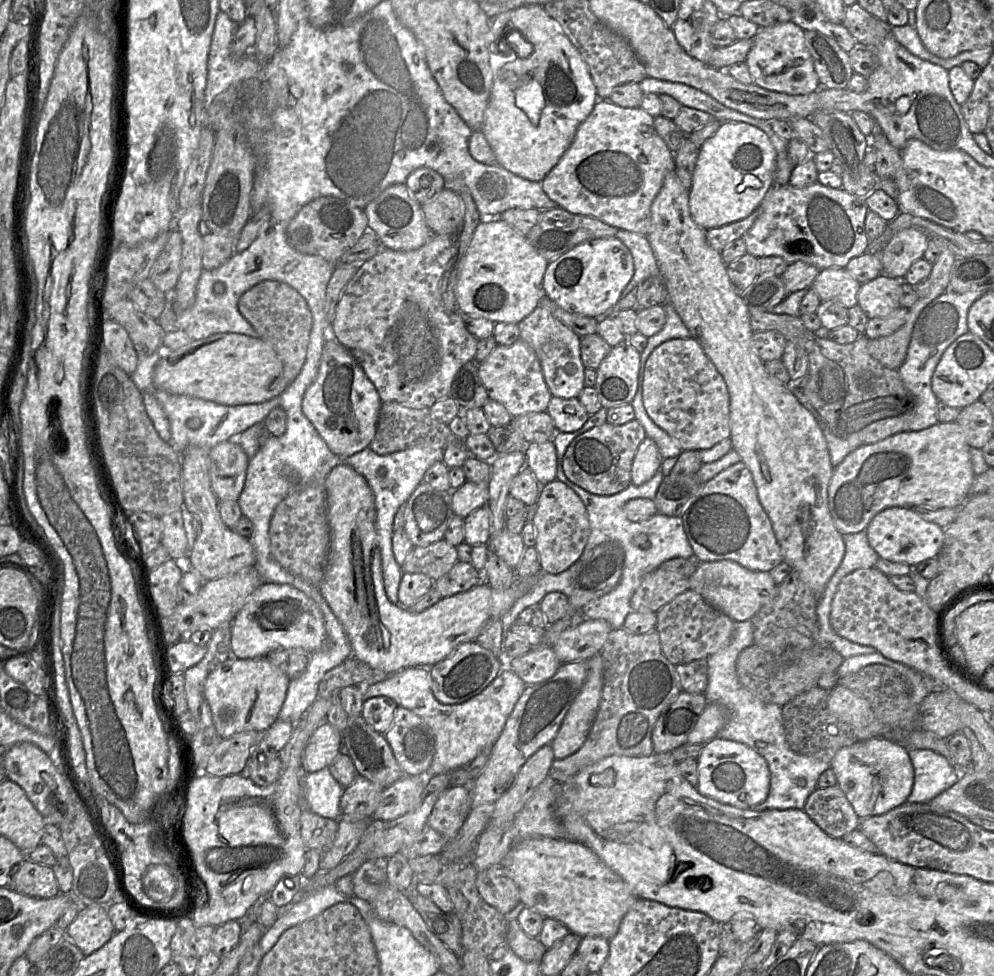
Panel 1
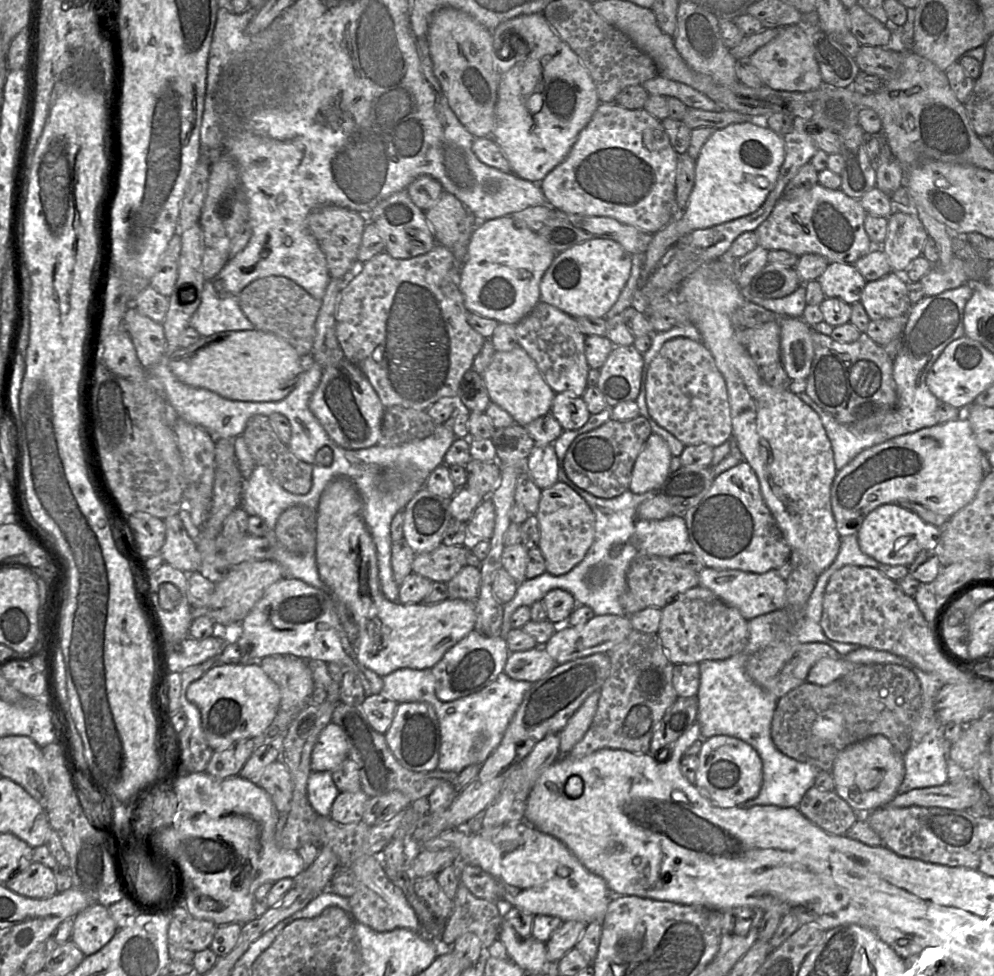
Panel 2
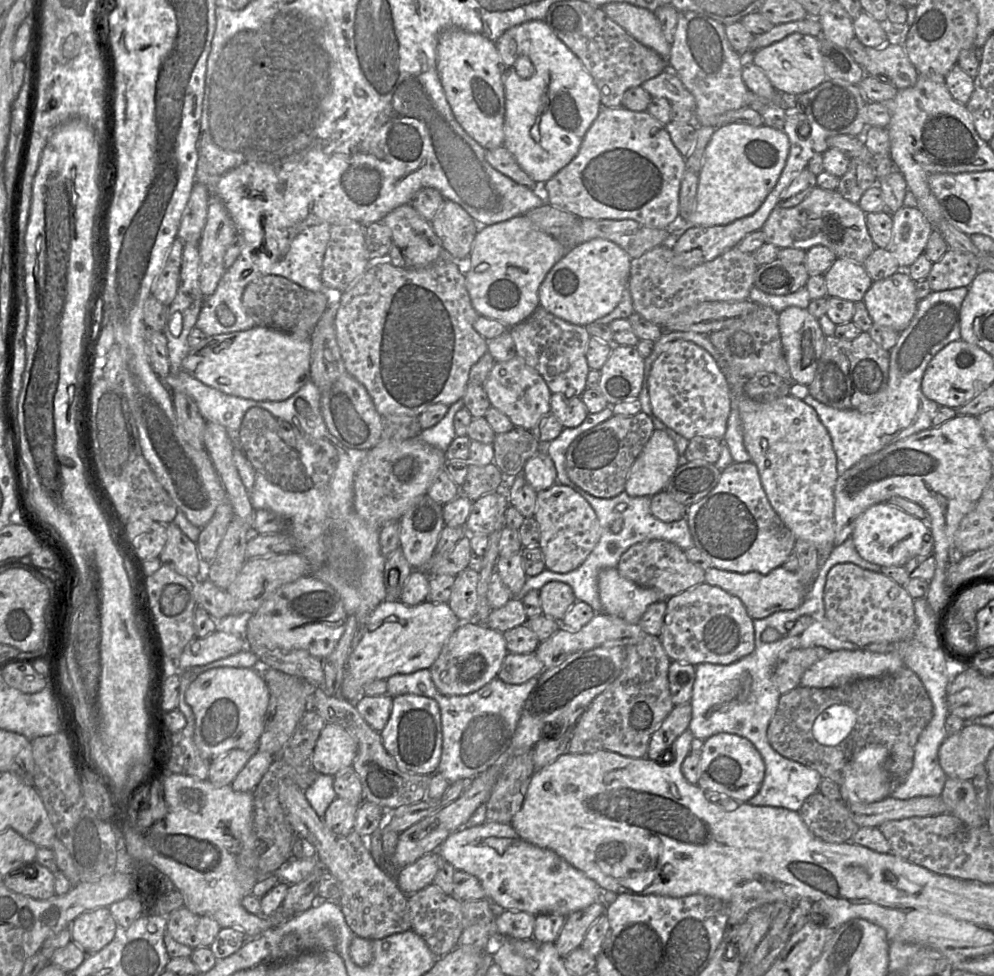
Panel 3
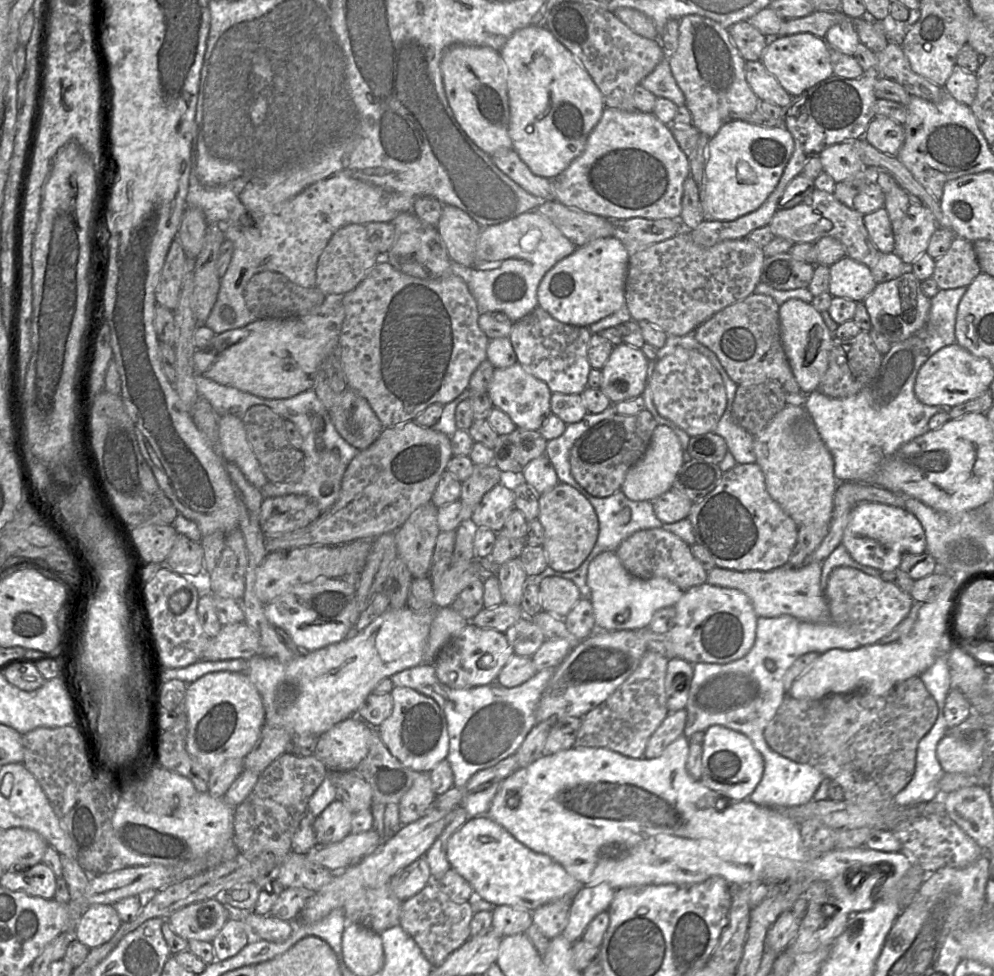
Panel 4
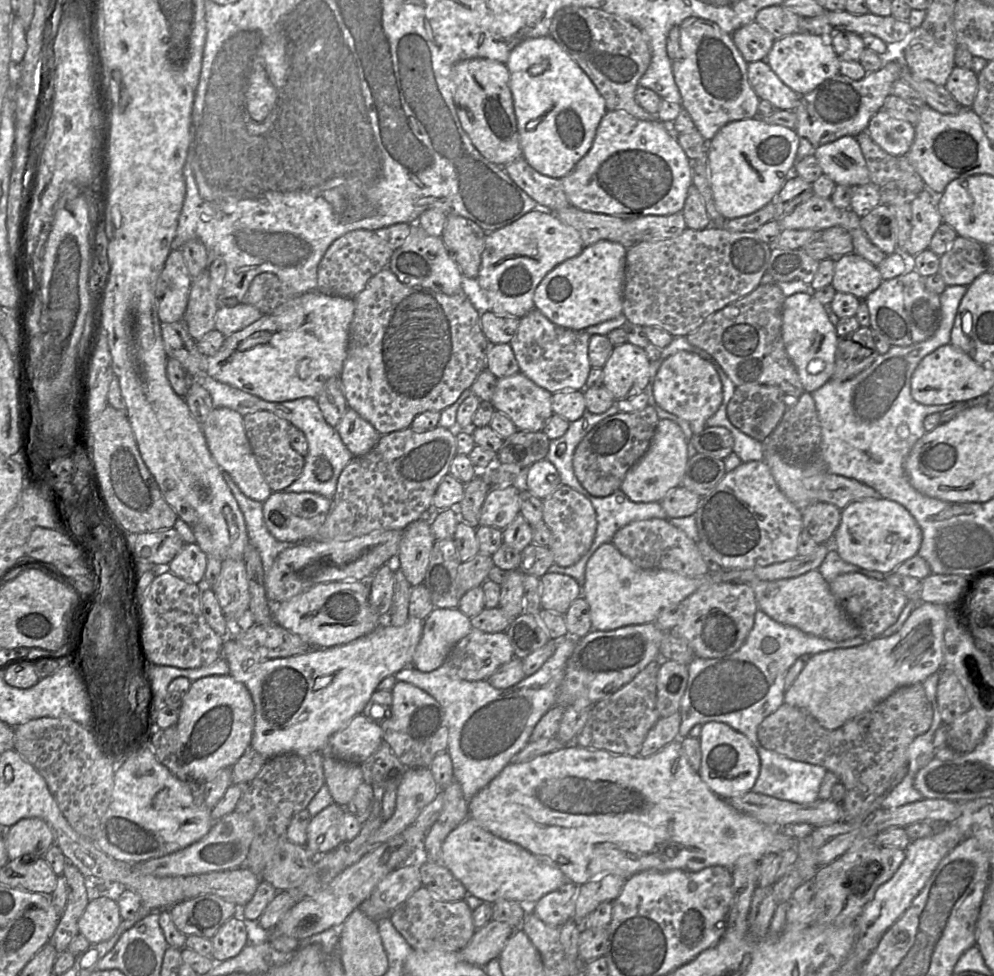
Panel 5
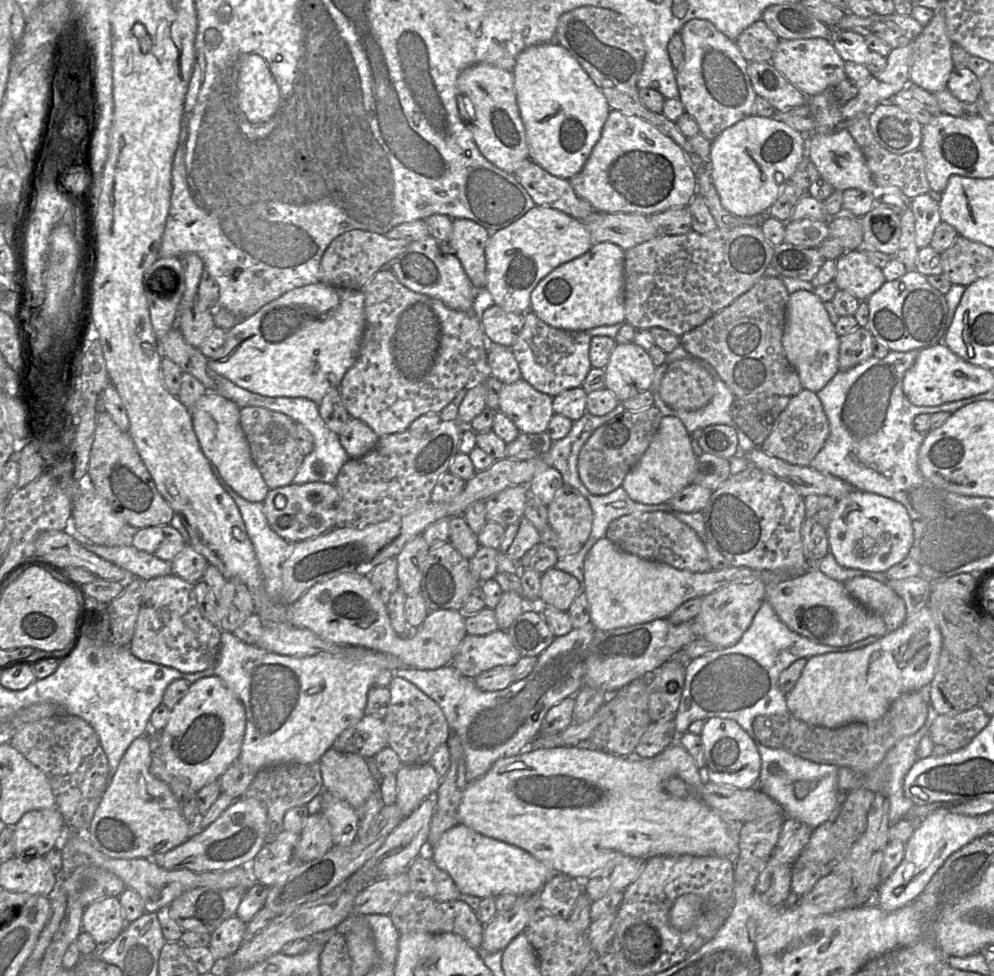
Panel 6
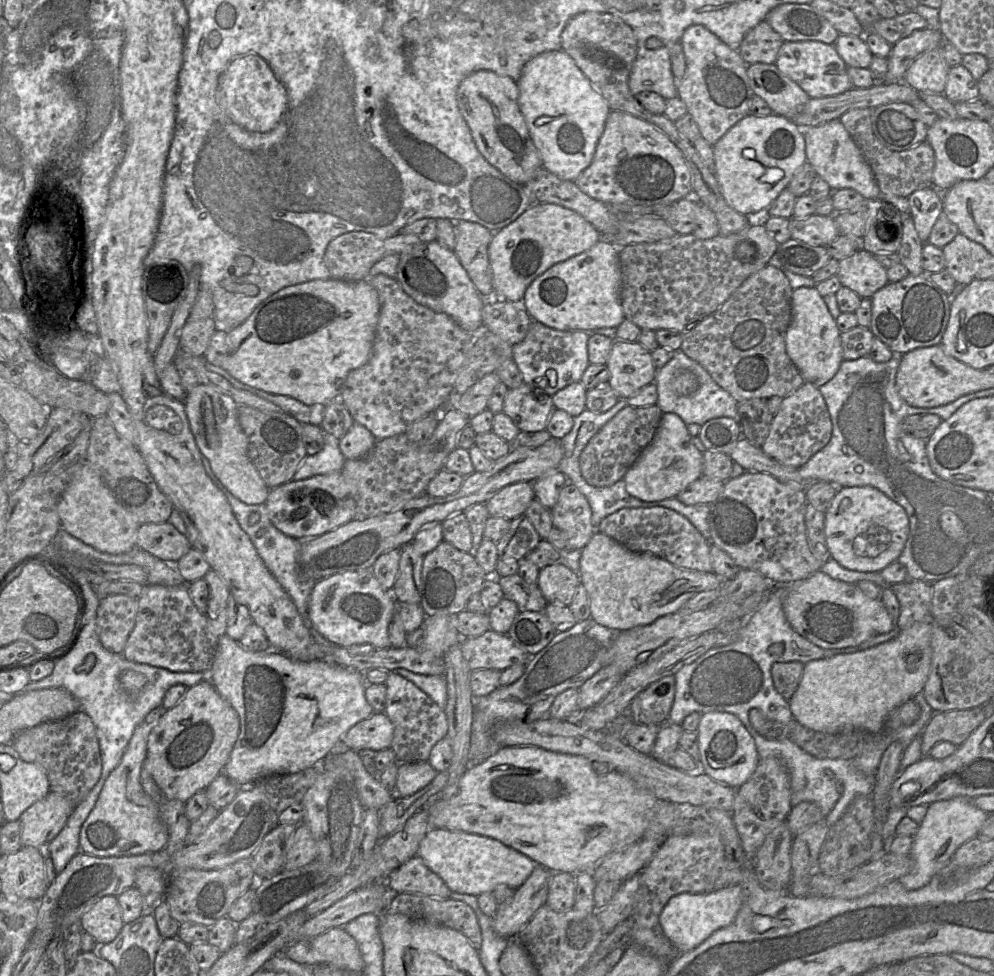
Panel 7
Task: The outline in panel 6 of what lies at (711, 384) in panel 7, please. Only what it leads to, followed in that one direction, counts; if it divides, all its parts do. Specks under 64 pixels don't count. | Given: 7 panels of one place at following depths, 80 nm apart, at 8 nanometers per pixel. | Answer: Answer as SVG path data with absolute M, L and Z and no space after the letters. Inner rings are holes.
M679 345L676 347L672 352L669 352L666 354L666 358L664 362L655 368L654 375L653 375L653 380L651 387L649 389L651 393L653 394L653 399L654 399L654 406L659 409L661 412L662 416L674 416L677 417L678 419L681 420L683 425L685 426L687 432L691 434L694 432L696 429L704 429L707 426L714 425L714 424L724 424L727 426L730 426L735 429L737 437L738 437L738 446L737 446L737 454L745 454L747 452L750 452L753 450L756 446L747 435L736 425L736 423L733 421L732 416L731 416L731 405L736 398L731 390L728 388L728 386L721 380L719 375L717 374L716 370L705 360L695 357L692 354L688 353L682 345ZM679 359L687 359L690 360L704 369L706 369L709 374L712 376L713 381L714 381L714 395L711 399L711 401L704 406L701 409L695 410L695 411L681 411L681 410L675 410L670 408L668 405L665 404L665 402L661 399L660 393L659 393L659 388L661 384L661 380L663 378L663 375L665 374L668 366L670 363L672 363L675 360Z

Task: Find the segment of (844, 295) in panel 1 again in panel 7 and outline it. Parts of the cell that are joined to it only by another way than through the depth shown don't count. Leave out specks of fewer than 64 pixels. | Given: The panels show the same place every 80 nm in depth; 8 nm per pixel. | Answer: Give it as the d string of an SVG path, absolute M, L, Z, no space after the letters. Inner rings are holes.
M863 249L840 260L836 276L842 286L850 288L861 298L872 298L889 283L887 269L873 254Z

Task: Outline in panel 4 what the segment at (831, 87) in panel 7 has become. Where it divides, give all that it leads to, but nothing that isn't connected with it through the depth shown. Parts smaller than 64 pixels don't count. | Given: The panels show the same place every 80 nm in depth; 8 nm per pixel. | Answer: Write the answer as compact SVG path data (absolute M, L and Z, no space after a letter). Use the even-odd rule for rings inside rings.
M796 33L769 39L759 60L792 97L801 95L805 90L833 75L827 42L811 33Z

